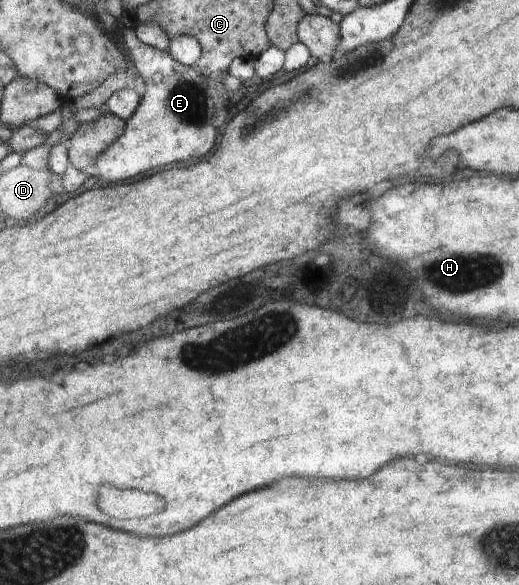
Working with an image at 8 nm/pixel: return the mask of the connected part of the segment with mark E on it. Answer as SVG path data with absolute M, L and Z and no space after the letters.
M124 26L123 39L145 90L139 108L126 121L125 134L99 157L95 166L98 178L125 182L169 164L209 156L217 146L217 128L213 124L215 95L211 82L190 65L179 62L169 51L145 44L136 29Z

